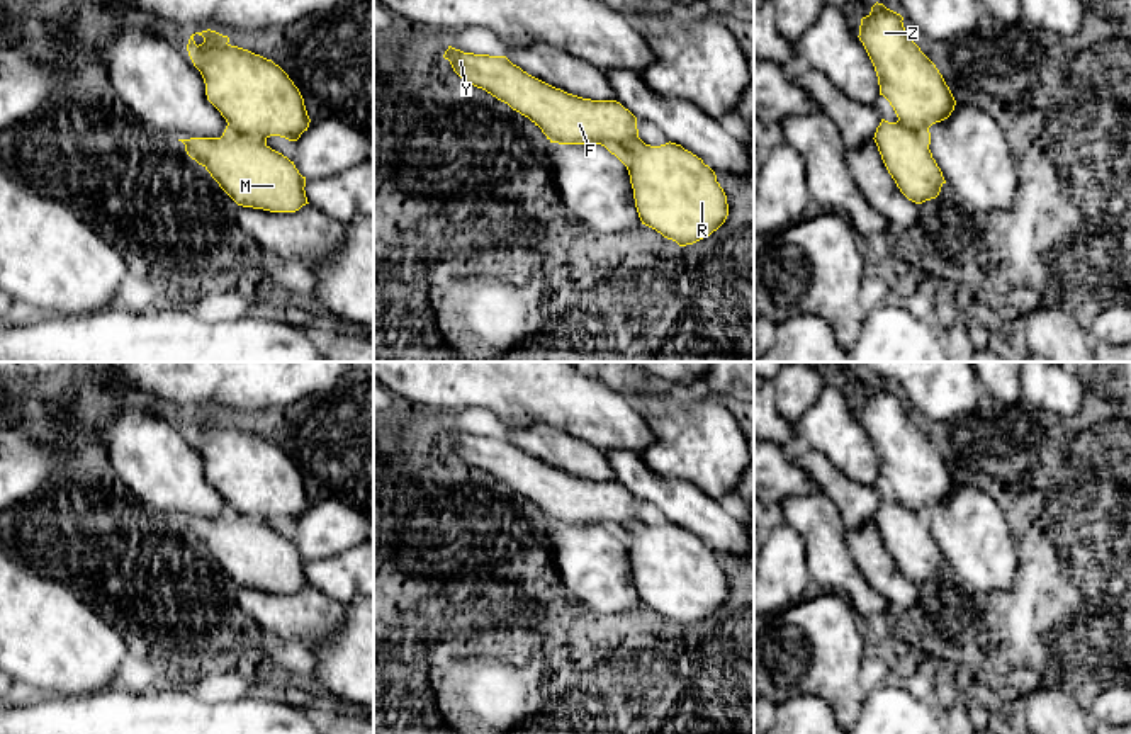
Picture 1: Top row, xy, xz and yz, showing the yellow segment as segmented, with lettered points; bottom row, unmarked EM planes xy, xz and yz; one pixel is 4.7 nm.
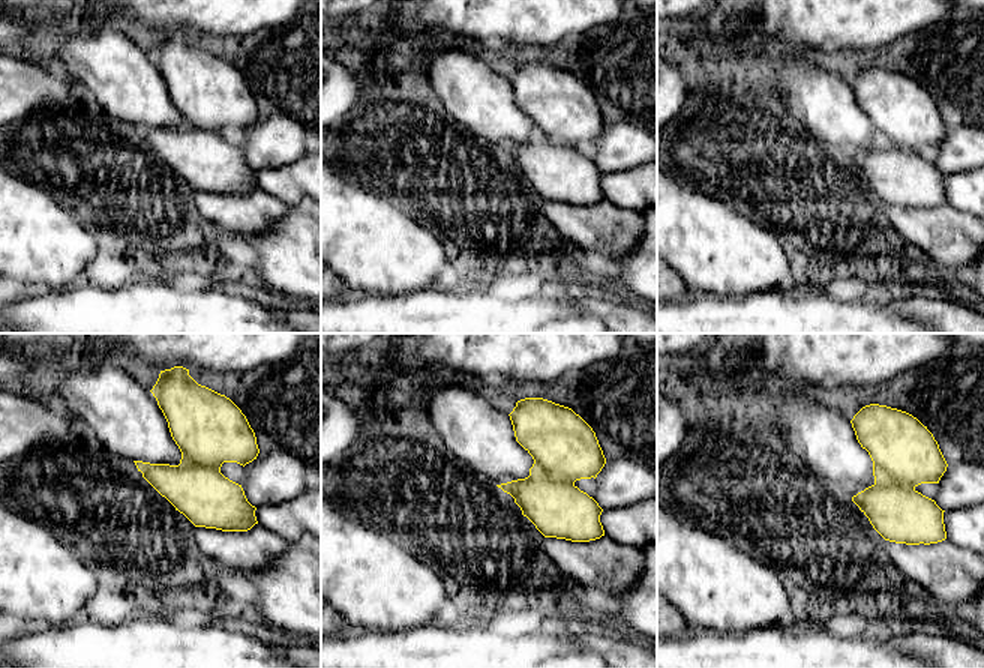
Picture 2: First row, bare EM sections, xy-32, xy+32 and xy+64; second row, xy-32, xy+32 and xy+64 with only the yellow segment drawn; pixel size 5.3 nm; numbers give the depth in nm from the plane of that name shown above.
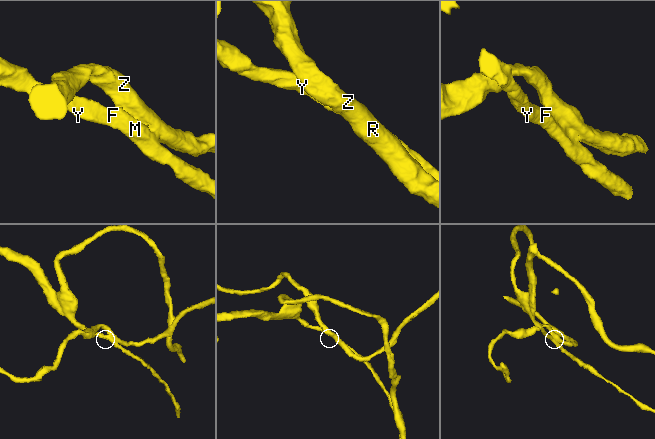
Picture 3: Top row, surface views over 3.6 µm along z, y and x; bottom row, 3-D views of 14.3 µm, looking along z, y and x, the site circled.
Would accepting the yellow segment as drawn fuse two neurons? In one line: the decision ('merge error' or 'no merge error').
merge error

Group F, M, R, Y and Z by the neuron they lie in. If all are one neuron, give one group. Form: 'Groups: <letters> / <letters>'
Groups: F M Y / R Z

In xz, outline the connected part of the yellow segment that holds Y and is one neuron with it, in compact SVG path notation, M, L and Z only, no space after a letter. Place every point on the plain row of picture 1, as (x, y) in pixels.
M448 426L443 435L469 466L486 471L513 491L528 498L550 523L628 527L639 518L637 498L616 481L591 481L555 469L513 445L506 437L464 433Z

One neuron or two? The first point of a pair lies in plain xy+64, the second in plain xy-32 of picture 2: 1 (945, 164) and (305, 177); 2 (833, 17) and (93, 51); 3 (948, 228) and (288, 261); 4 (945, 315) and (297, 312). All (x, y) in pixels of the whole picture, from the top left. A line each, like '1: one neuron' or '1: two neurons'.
1: two neurons
2: two neurons
3: two neurons
4: one neuron

